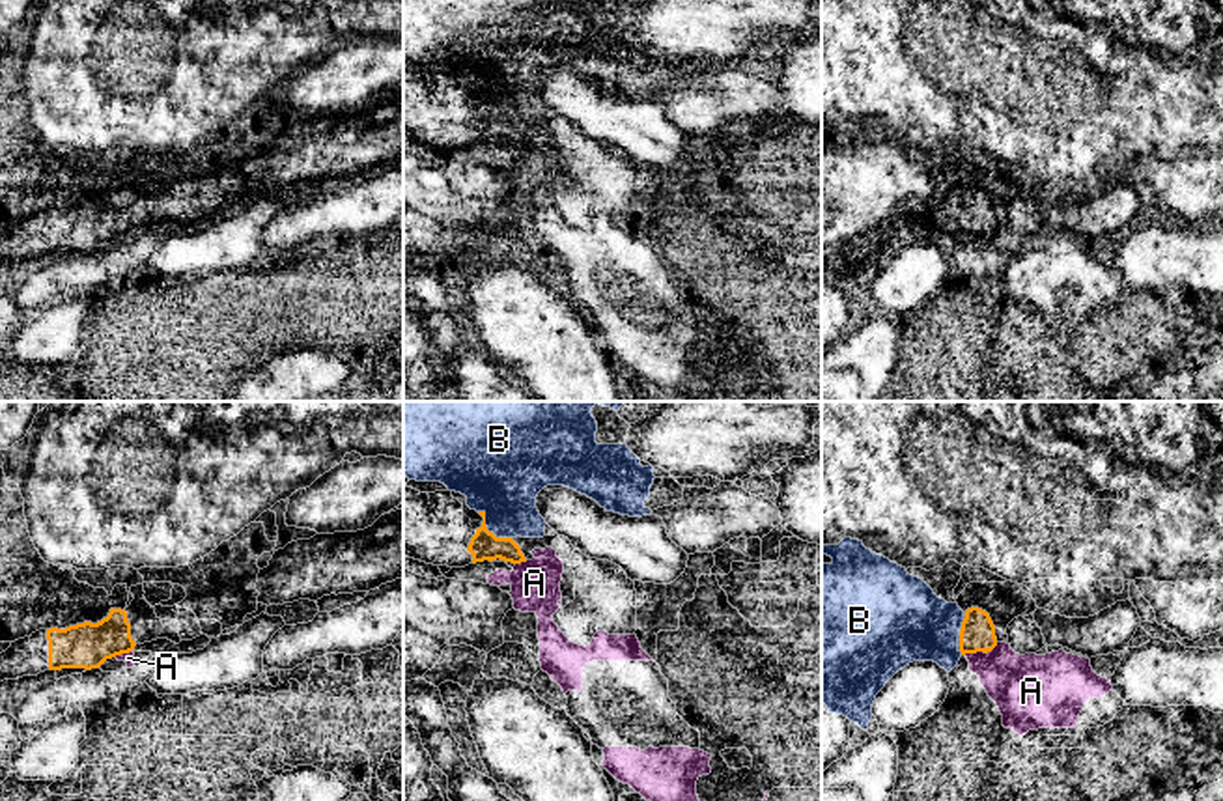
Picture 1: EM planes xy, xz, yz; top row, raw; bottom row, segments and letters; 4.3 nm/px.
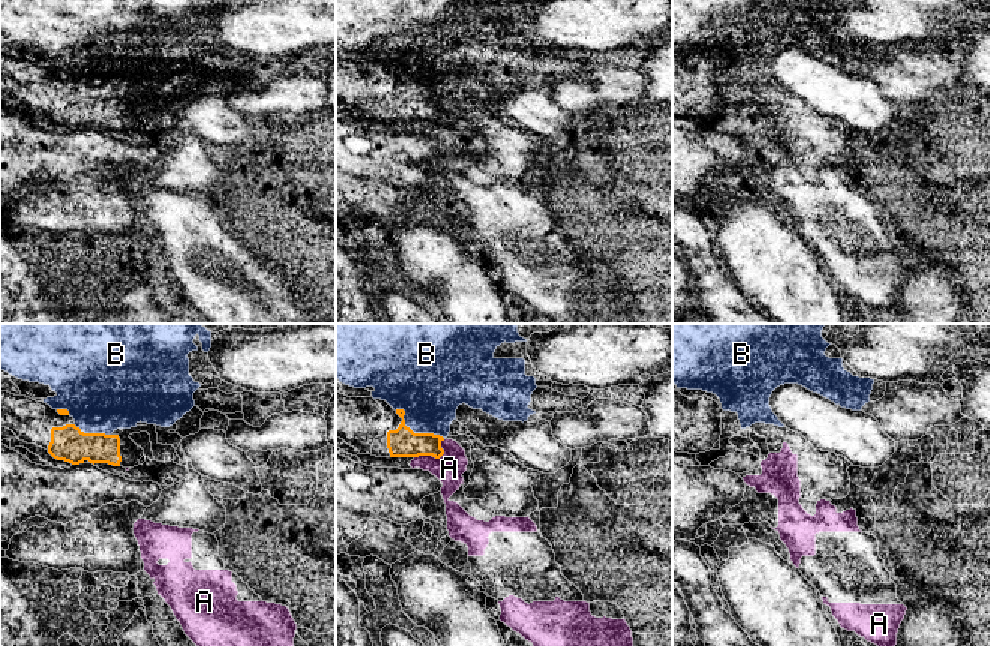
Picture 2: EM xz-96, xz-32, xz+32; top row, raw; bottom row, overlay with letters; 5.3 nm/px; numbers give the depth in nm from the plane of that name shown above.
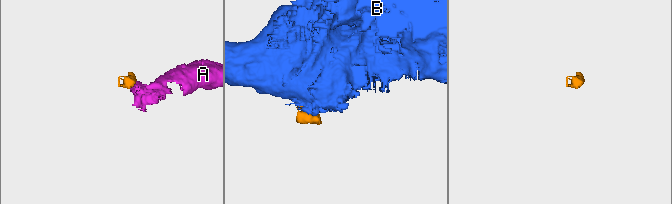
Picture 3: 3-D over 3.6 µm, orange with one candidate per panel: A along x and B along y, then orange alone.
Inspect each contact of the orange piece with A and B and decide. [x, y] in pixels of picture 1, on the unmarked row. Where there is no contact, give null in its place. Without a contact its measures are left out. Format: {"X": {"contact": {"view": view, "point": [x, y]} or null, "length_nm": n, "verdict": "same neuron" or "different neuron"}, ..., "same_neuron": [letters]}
{"A": {"contact": {"view": "yz", "point": [981, 232]}, "length_nm": 160, "verdict": "different neuron"}, "B": {"contact": {"view": "xz", "point": [488, 112]}, "length_nm": 190, "verdict": "different neuron"}, "same_neuron": []}

